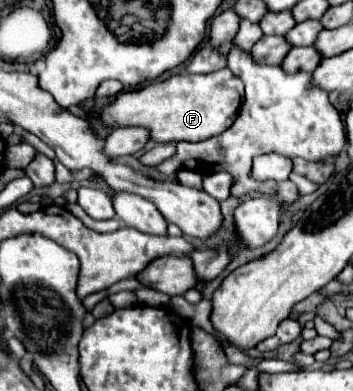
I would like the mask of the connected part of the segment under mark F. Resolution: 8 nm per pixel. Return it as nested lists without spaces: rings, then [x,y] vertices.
[[[227,67],[207,75],[173,75],[167,81],[149,83],[139,91],[121,93],[111,105],[101,111],[99,121],[105,125],[147,127],[151,139],[159,143],[205,141],[229,129],[243,103],[241,79]]]

